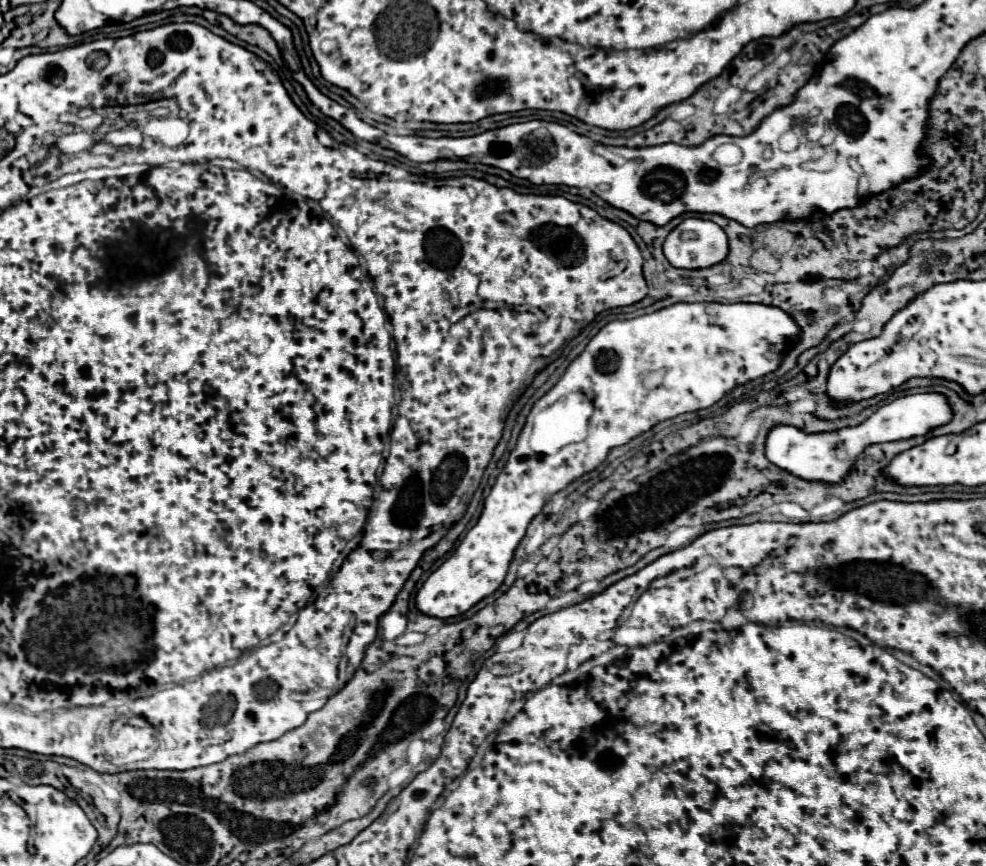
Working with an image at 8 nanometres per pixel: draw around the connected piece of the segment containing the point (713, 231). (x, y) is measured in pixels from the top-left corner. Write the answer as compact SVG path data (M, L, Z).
M685 219L663 243L665 259L675 268L703 269L725 261L727 235L713 221Z

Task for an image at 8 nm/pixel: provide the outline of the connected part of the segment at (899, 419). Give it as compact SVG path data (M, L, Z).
M915 393L899 397L883 407L879 407L867 421L863 421L857 427L847 427L833 433L817 433L817 435L805 435L797 431L795 427L773 427L767 435L767 459L789 471L791 475L797 475L807 481L821 481L821 483L841 483L847 473L851 471L851 465L855 465L855 459L859 453L873 443L885 443L885 441L897 441L897 439L909 439L915 435L925 435L927 431L947 423L951 419L951 409L943 395L939 393Z

